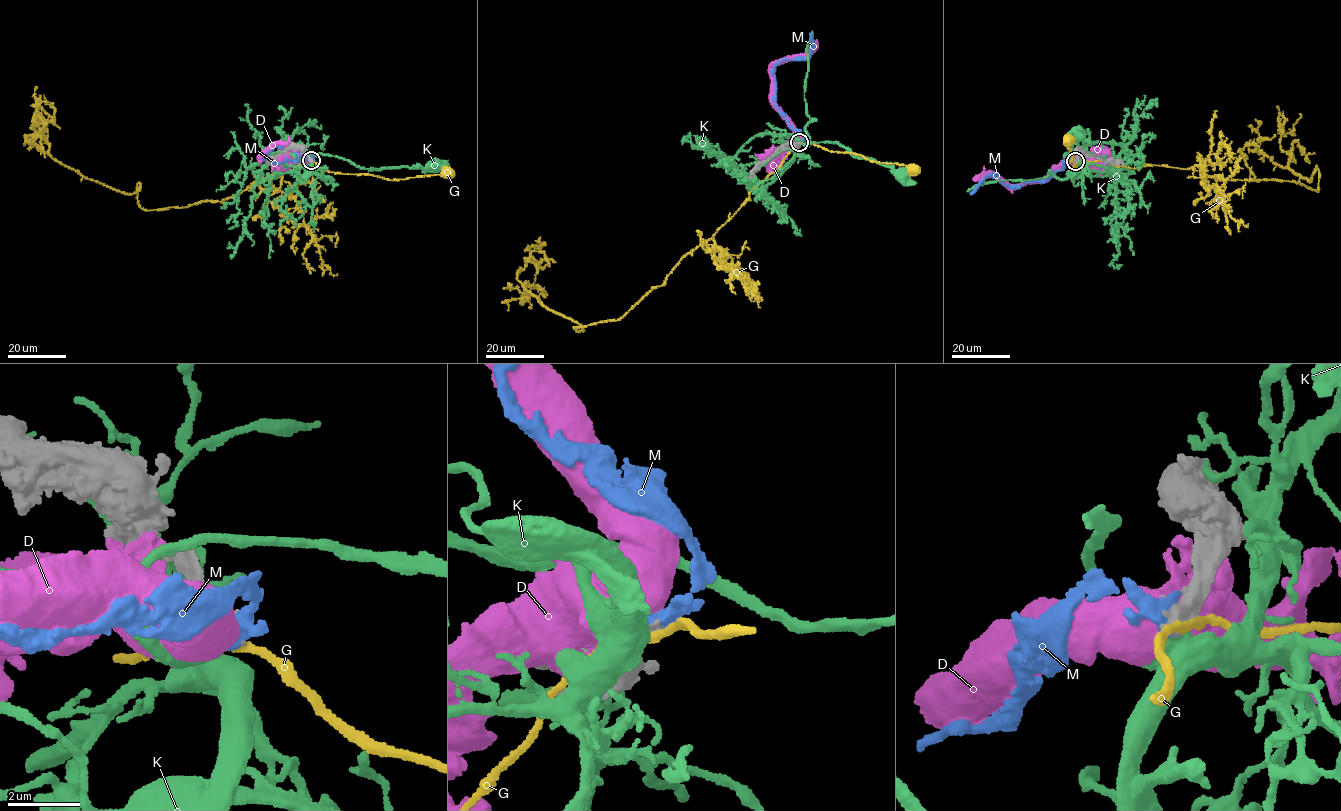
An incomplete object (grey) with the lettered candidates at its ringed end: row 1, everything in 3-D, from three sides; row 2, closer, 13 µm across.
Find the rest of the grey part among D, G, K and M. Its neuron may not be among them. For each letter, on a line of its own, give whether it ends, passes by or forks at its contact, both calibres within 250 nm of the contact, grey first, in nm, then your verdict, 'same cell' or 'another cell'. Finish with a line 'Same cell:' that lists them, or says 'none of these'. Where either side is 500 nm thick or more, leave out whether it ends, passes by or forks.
D: 700/750 nm | another cell
G: 700/240 nm | another cell
K: 650/440 nm | another cell
M: 600/360 nm | same cell
Same cell: M

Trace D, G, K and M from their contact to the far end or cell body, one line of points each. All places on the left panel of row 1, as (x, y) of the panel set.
D: (310, 160), (287, 155), (272, 162), (261, 156), (275, 145), (292, 143), (297, 149)
G: (310, 160), (329, 171), (368, 173), (388, 179), (443, 175), (447, 171)
K: (310, 161), (303, 157), (311, 152), (341, 157), (368, 168), (425, 168), (433, 165)
M: (311, 160), (313, 157), (276, 163), (262, 157), (275, 147), (290, 146), (296, 155), (296, 162)

